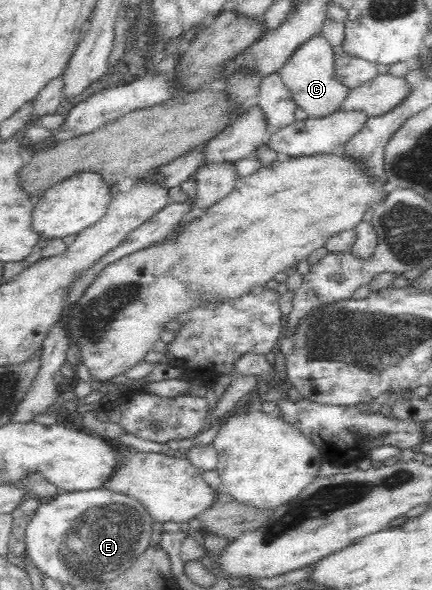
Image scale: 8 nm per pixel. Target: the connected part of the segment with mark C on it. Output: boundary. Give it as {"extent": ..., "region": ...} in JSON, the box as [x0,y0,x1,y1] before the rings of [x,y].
{"extent":[279,35,350,118],"region":[[[322,35],[307,40],[305,44],[279,70],[285,86],[291,91],[297,106],[310,117],[325,118],[342,108],[350,88],[336,78],[334,49]]]}

